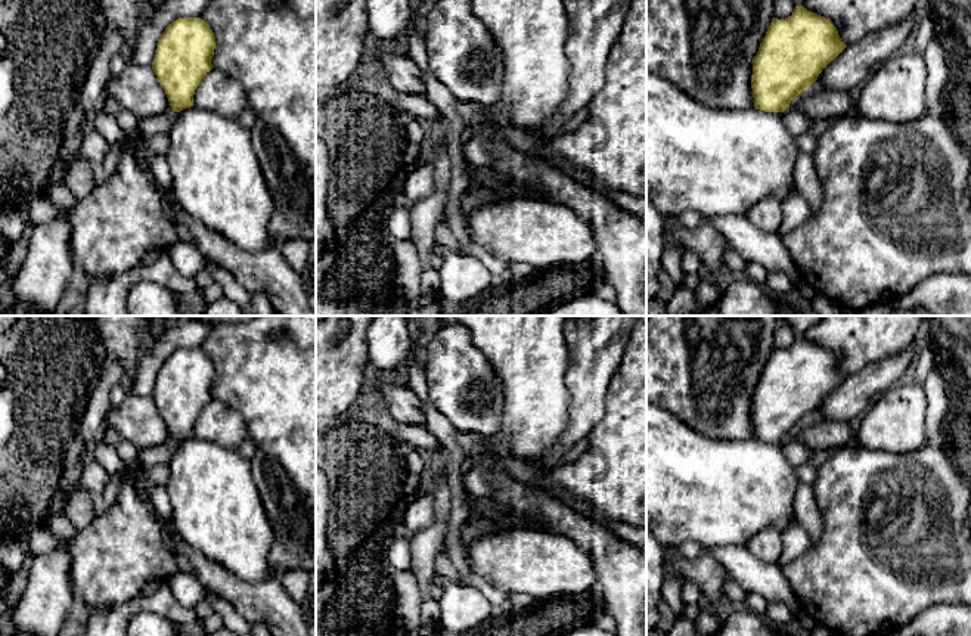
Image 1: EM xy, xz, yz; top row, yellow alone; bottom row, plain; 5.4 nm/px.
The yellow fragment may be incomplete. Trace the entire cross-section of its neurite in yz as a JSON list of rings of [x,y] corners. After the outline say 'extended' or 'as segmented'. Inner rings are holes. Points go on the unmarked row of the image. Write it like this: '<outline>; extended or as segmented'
[[[795,336],[785,350],[773,348],[753,390],[751,419],[756,440],[784,443],[846,378],[831,351],[804,336]]]; as segmented

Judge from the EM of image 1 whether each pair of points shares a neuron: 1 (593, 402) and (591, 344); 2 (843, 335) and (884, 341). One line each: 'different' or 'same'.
1: same
2: same

